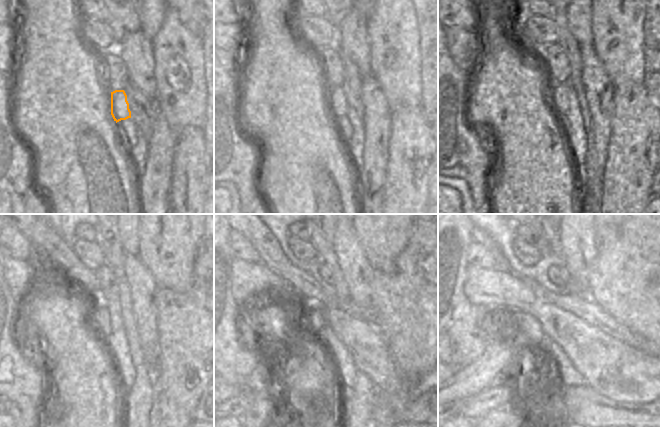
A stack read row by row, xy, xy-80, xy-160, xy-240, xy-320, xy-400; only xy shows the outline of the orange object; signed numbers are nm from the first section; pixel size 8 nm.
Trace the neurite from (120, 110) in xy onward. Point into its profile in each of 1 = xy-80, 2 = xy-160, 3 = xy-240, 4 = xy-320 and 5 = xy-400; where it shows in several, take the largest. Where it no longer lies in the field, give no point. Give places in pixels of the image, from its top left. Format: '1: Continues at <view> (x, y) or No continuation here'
1: Continues at xy-80 (338, 106)
2: Continues at xy-160 (559, 92)
3: Continues at xy-240 (101, 320)
4: Continues at xy-320 (315, 318)
5: Continues at xy-400 (500, 353).

